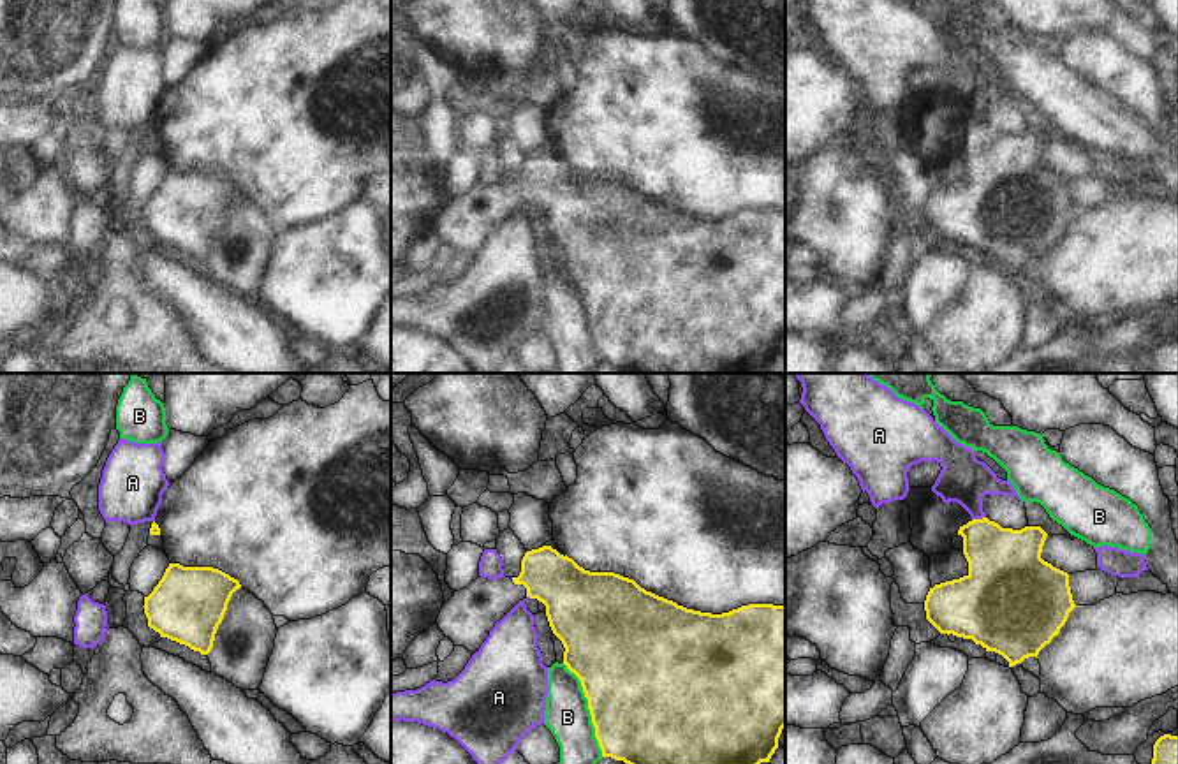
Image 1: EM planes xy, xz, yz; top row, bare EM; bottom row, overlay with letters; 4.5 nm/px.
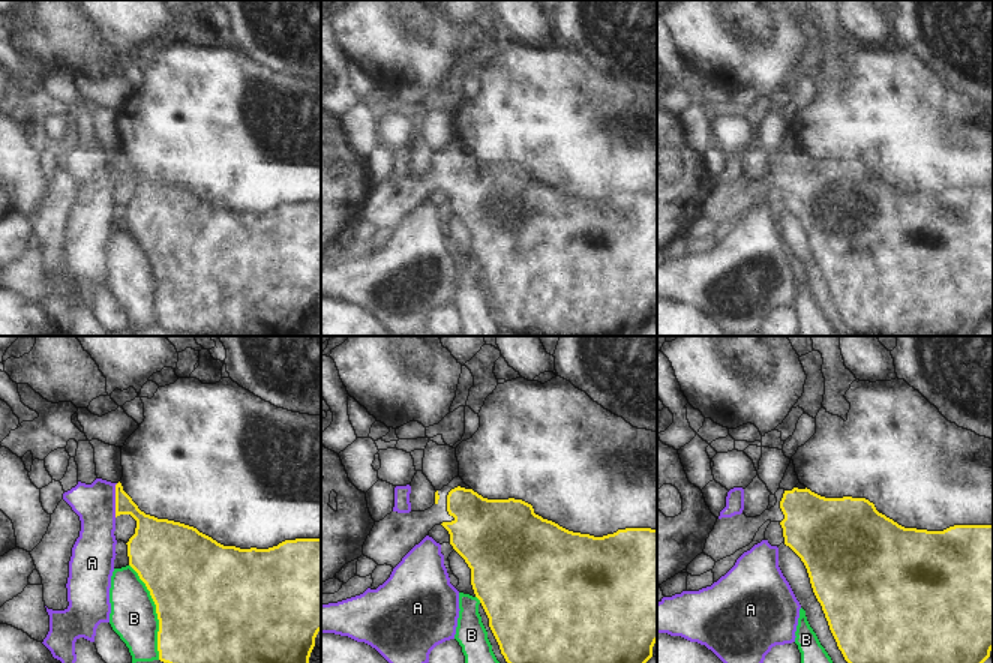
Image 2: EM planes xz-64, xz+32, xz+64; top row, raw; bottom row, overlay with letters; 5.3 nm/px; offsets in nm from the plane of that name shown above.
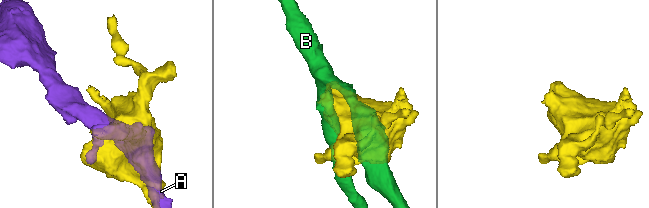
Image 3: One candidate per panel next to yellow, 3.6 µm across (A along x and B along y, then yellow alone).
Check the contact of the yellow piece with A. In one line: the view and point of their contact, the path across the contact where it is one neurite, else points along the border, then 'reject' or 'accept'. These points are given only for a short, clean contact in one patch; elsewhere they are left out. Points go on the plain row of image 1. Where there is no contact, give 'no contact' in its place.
contact yz (978, 125); border yz (985, 122), (972, 125); reject

